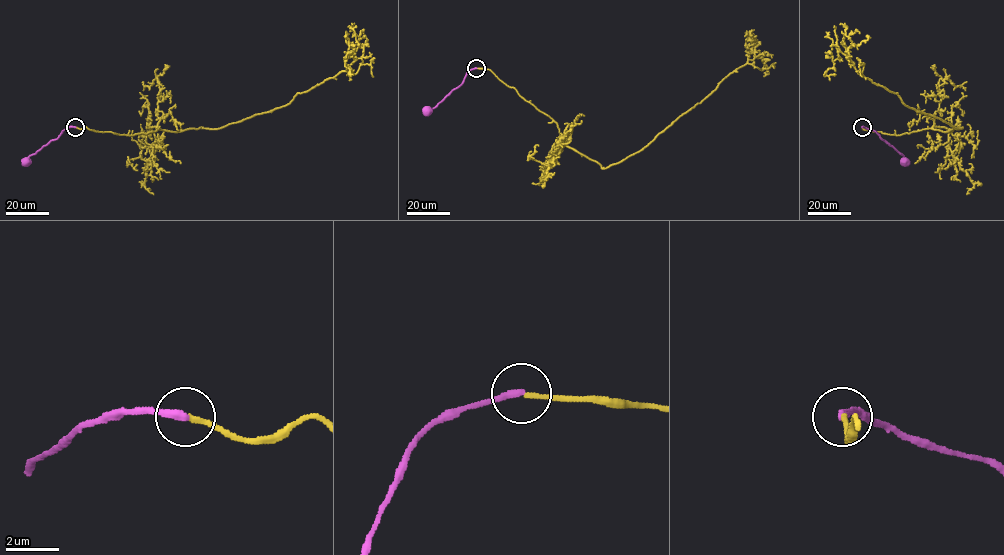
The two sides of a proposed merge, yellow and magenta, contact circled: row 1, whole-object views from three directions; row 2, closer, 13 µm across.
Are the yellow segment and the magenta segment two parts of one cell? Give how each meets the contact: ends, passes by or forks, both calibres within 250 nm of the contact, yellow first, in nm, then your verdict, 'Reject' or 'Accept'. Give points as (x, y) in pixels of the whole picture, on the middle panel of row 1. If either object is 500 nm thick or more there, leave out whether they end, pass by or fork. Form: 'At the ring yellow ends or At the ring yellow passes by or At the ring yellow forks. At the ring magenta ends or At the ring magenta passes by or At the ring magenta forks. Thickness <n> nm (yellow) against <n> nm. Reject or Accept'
At the ring yellow ends. At the ring magenta ends. Thickness 190 nm (yellow) against 300 nm. Accept

